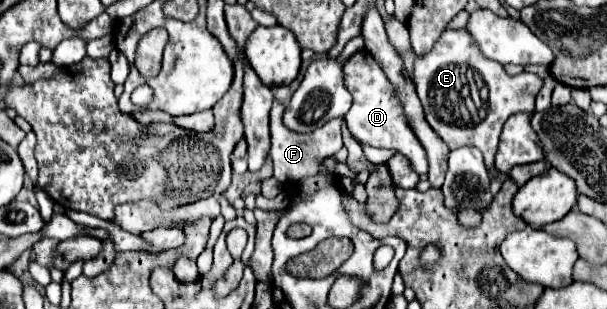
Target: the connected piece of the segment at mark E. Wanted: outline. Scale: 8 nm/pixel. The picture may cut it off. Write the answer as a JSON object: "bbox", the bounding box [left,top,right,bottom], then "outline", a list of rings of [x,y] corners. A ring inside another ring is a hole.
{"bbox":[413,30,543,170],"outline":[[[445,30],[429,54],[417,56],[413,82],[431,128],[451,150],[457,146],[479,148],[487,170],[495,170],[493,158],[505,120],[517,112],[533,112],[535,96],[543,88],[543,80],[537,74],[521,72],[519,76],[509,76],[501,64],[483,58],[467,30]],[[467,106],[477,106],[477,110],[471,112]]]}

